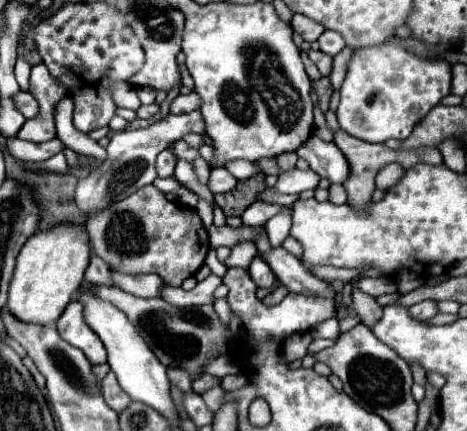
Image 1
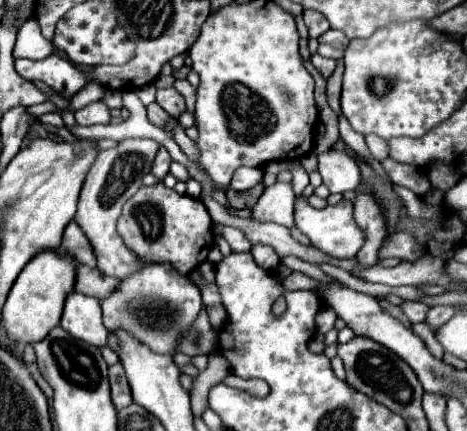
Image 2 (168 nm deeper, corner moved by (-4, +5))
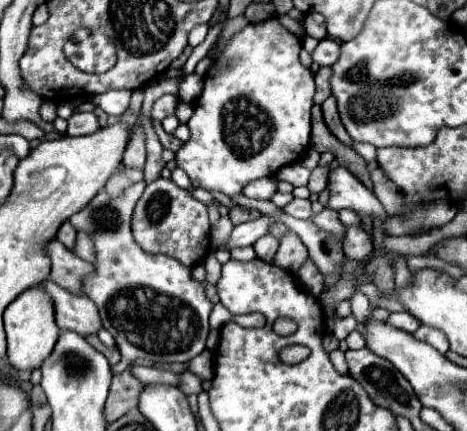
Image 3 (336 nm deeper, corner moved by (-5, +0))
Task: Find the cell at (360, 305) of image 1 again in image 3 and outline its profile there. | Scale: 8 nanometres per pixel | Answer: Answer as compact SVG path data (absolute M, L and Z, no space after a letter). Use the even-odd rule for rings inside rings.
M349 227L343 243L343 253L351 259L365 259L373 251L371 235L361 227Z

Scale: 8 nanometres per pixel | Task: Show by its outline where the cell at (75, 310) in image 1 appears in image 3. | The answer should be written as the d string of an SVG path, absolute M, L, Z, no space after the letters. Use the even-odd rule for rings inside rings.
M53 281L43 283L55 305L55 321L59 329L75 331L83 337L97 335L101 329L101 317L97 305L87 295L73 295Z

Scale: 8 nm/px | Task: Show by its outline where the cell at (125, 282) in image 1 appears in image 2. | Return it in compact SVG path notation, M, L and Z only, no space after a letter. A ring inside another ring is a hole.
M126 138L118 142L116 148L112 150L102 150L90 168L86 182L82 186L80 202L78 202L78 212L74 220L78 226L84 230L86 238L92 244L94 256L96 256L96 266L100 272L114 276L114 278L126 278L138 268L136 256L124 246L122 238L116 232L116 222L122 212L124 202L136 194L136 190L142 186L142 176L150 172L154 156L158 152L158 142L154 140L144 140L144 138Z

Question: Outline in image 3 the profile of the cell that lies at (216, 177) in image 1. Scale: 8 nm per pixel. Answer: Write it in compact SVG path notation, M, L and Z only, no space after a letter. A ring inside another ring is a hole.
M263 177L257 181L251 181L245 189L243 195L251 199L271 199L271 195L277 191L277 179L273 177Z

